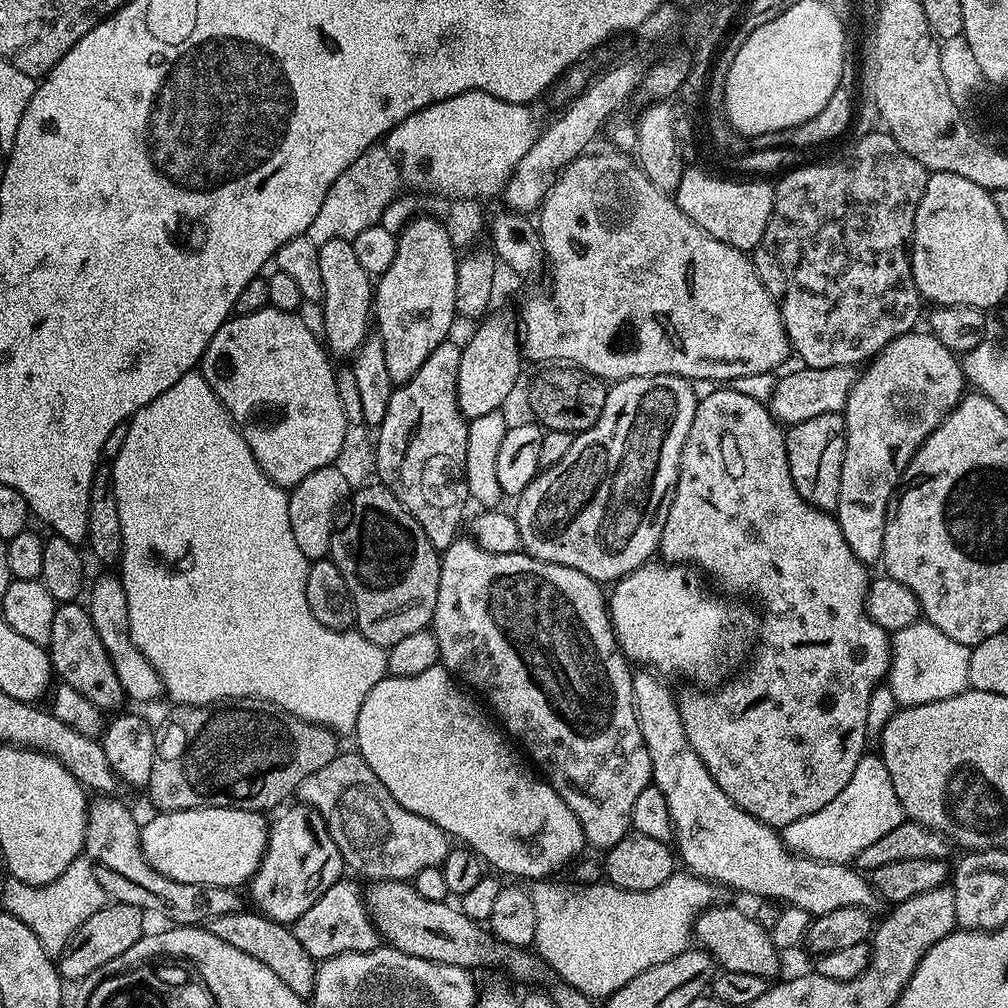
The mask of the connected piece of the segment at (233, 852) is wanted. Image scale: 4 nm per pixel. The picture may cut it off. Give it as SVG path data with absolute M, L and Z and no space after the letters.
M191 808L177 812L157 811L140 829L140 846L144 860L158 874L174 882L205 884L239 889L247 885L264 857L268 845L269 821L261 813L241 808Z

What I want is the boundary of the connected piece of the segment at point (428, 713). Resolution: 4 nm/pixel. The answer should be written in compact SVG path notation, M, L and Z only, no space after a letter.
M443 666L422 670L422 674L414 674L414 678L387 675L378 682L378 686L374 686L374 690L370 690L370 694L366 694L366 702L362 702L362 710L358 710L358 722L354 733L354 739L356 739L355 751L360 753L360 757L367 762L370 770L374 770L374 774L378 774L378 782L382 782L382 786L386 786L386 790L390 790L390 794L394 794L394 798L403 808L426 818L430 822L434 822L434 826L438 826L448 833L449 837L456 839L457 836L460 839L457 841L463 842L471 848L477 856L483 859L485 865L492 867L493 864L497 868L497 870L495 869L497 873L505 872L508 878L525 876L525 881L528 882L551 877L553 874L559 873L556 872L559 868L566 867L583 848L586 848L582 826L578 822L578 818L574 818L574 810L570 810L570 806L566 806L566 802L562 802L562 798L548 785L547 780L541 778L529 767L525 757L513 747L509 737L498 727L497 721L483 707L480 709L471 698L473 699L457 683L452 673Z

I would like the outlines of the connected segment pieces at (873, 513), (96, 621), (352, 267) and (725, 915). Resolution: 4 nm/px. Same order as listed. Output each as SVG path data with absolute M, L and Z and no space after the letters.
M913 330L894 338L894 342L872 357L863 371L857 375L842 413L846 430L846 454L842 458L840 500L835 506L834 515L840 524L842 538L846 538L846 546L854 550L854 558L875 566L884 559L884 523L890 511L890 501L902 483L903 474L922 442L926 442L928 435L956 409L956 404L965 396L966 381L957 353L942 346L942 342L938 342L938 338L934 338L927 330Z
M119 575L100 576L91 581L87 589L86 607L94 630L98 630L98 638L102 638L102 646L106 646L106 654L110 654L110 662L114 662L114 674L118 674L118 682L122 682L125 697L131 700L156 700L165 695L164 683L158 678L154 666L150 666L148 654L138 650L132 640L132 614L126 606L126 590Z
M332 236L330 242L319 245L318 274L322 274L322 286L324 287L323 343L333 357L351 358L368 339L370 329L374 324L373 277L368 275L358 262L352 240L343 236Z
M713 906L704 909L694 925L694 940L699 947L712 955L713 961L723 971L758 974L765 978L780 968L781 953L774 946L771 931L763 929L755 915L739 912L736 908Z

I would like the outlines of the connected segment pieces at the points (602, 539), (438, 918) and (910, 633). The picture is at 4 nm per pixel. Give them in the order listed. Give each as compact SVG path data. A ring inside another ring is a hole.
M639 376L638 378L626 378L617 380L607 389L605 405L602 406L601 414L596 424L590 426L584 432L577 432L572 437L570 450L566 450L557 464L536 473L536 476L522 490L522 494L515 497L514 515L516 526L520 535L520 547L529 556L536 560L545 560L551 564L570 566L574 570L582 570L589 578L597 582L615 582L624 576L629 576L635 568L641 568L649 563L657 555L660 539L662 538L662 526L666 526L666 514L670 510L670 502L674 498L674 490L678 482L678 470L682 458L682 446L686 446L686 434L690 434L690 426L694 422L694 410L698 403L698 392L695 392L693 381L685 380L683 376Z
M373 880L367 887L363 889L364 902L368 905L373 924L381 937L402 954L469 970L504 968L506 975L532 984L528 986L544 986L552 976L551 969L535 951L510 946L496 939L487 927L466 918L459 907L452 905L451 908L451 903L442 900L430 902L430 898L422 898L422 894L418 894L411 883L403 880Z
M917 622L898 630L891 642L892 665L888 667L886 684L901 705L923 704L925 700L941 700L949 694L965 691L972 653L969 645L954 642L954 638L942 634L938 626L927 622Z

